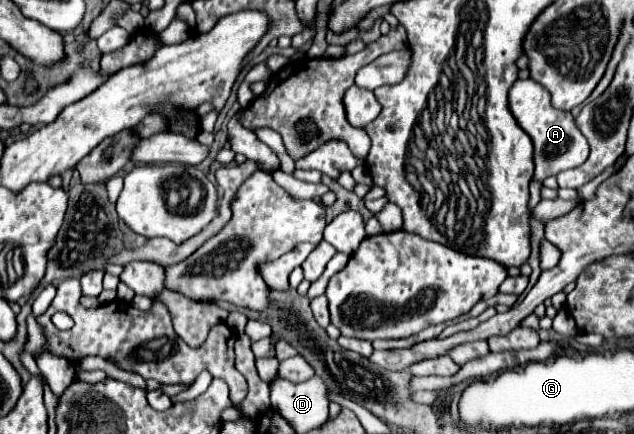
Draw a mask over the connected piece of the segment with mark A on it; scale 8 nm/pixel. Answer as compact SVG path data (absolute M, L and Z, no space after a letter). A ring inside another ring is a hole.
M517 80L509 90L509 108L519 122L519 126L531 136L535 152L535 174L533 180L543 182L547 176L555 176L567 168L575 168L583 164L589 156L589 144L585 136L579 132L575 118L571 112L557 110L551 106L551 96L547 88L543 88L535 80Z

